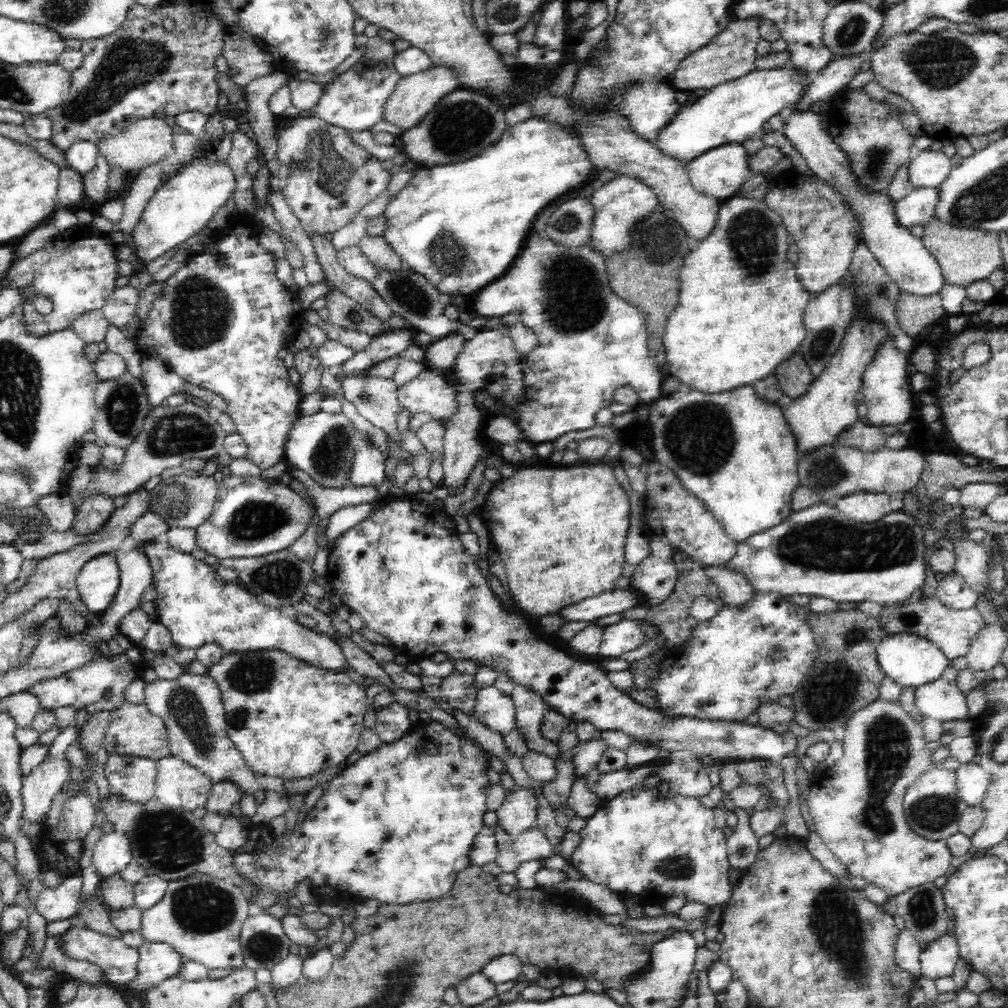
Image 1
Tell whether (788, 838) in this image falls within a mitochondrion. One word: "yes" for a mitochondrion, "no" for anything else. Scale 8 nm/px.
no

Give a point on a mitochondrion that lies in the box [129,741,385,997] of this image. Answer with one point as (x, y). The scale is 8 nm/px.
(201, 907)

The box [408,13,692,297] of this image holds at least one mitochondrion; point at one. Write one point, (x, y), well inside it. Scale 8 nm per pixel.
(458, 127)

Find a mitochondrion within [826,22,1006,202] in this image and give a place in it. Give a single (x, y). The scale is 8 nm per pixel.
(941, 63)

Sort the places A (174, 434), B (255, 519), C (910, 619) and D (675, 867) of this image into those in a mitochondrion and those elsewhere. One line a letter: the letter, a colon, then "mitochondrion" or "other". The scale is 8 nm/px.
A: mitochondrion
B: mitochondrion
C: mitochondrion
D: mitochondrion

